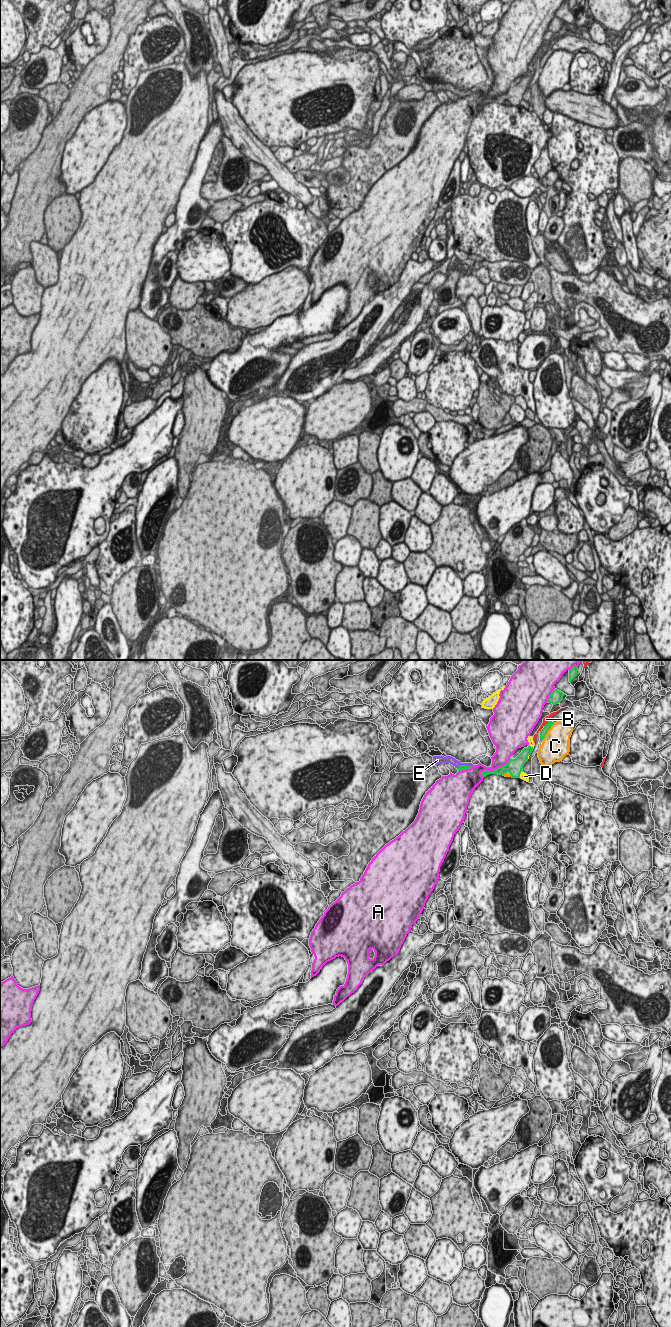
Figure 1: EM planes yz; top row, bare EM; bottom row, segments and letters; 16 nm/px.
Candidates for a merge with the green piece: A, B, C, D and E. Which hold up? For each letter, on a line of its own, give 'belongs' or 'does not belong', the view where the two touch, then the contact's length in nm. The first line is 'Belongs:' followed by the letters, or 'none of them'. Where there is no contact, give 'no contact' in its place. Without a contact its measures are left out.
Belongs: E
A: does not belong; meets green in yz; contact 550 nm long
B: does not belong; meets green in yz; contact 140 nm long
C: does not belong; meets green in yz; contact 340 nm long
D: does not belong; meets green in yz; contact 120 nm long
E: belongs; meets green in yz; contact 240 nm long

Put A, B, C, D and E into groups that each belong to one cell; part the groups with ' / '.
A / B / C / D / E

